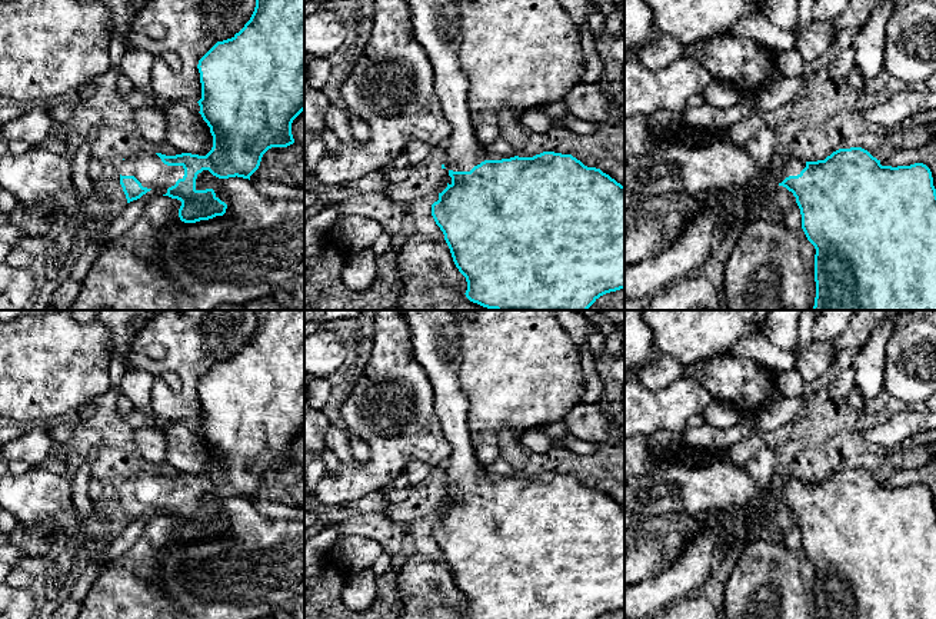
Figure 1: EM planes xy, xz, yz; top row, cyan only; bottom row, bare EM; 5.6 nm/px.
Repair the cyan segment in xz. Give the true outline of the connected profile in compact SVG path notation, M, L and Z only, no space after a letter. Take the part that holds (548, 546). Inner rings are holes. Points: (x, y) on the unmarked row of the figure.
M400 310L410 332L416 360L424 369L434 390L434 409L442 423L446 439L452 445L452 453L444 462L444 482L442 489L449 492L452 503L439 513L439 520L432 525L432 536L444 555L453 582L466 598L467 619L599 619L600 616L624 609L624 506L617 503L600 489L587 487L572 475L543 472L533 477L502 477L493 475L486 465L482 467L474 455L474 446L469 435L467 413L469 400L457 379L462 363L460 335L450 310Z

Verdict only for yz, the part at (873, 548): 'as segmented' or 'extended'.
extended

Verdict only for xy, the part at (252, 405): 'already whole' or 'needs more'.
needs more

